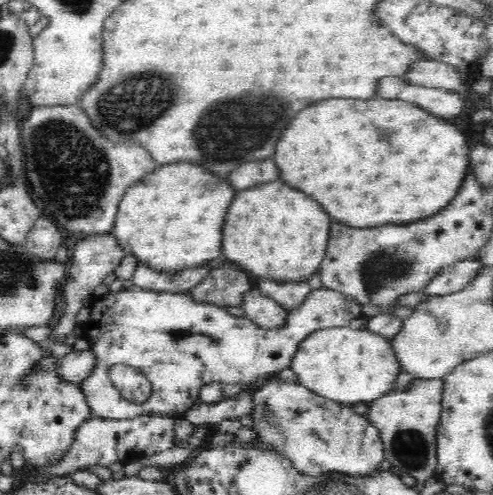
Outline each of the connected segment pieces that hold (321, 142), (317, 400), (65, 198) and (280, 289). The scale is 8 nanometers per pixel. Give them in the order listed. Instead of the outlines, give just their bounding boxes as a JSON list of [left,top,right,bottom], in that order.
[[276,96,471,226],[252,377,384,477],[19,105,158,238],[254,278,313,311]]

